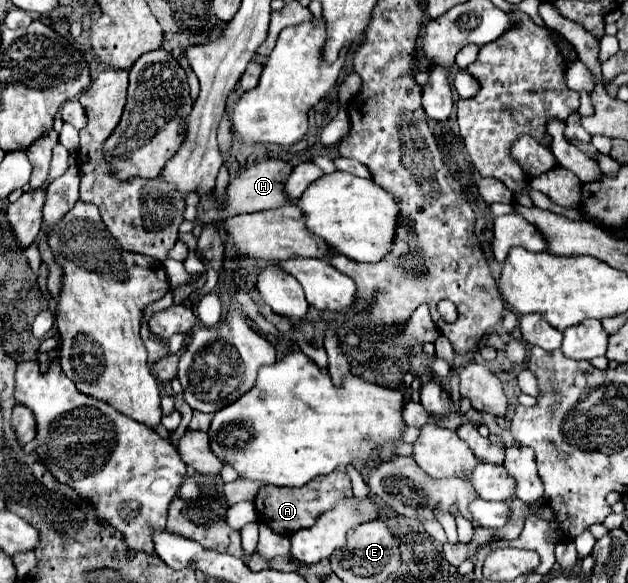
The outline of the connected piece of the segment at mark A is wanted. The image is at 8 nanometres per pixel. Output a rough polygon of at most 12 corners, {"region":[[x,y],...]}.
{"region":[[345,468],[301,488],[267,484],[257,518],[277,534],[311,528],[353,494]]}

